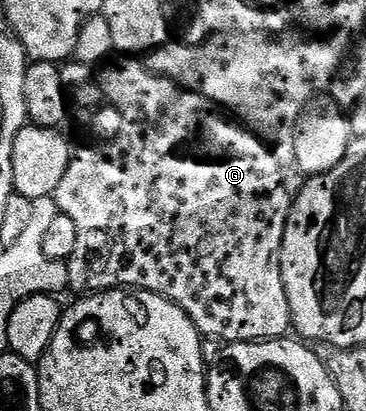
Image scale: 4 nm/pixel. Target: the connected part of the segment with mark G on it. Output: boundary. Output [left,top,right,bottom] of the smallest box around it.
[55,56,293,344]

